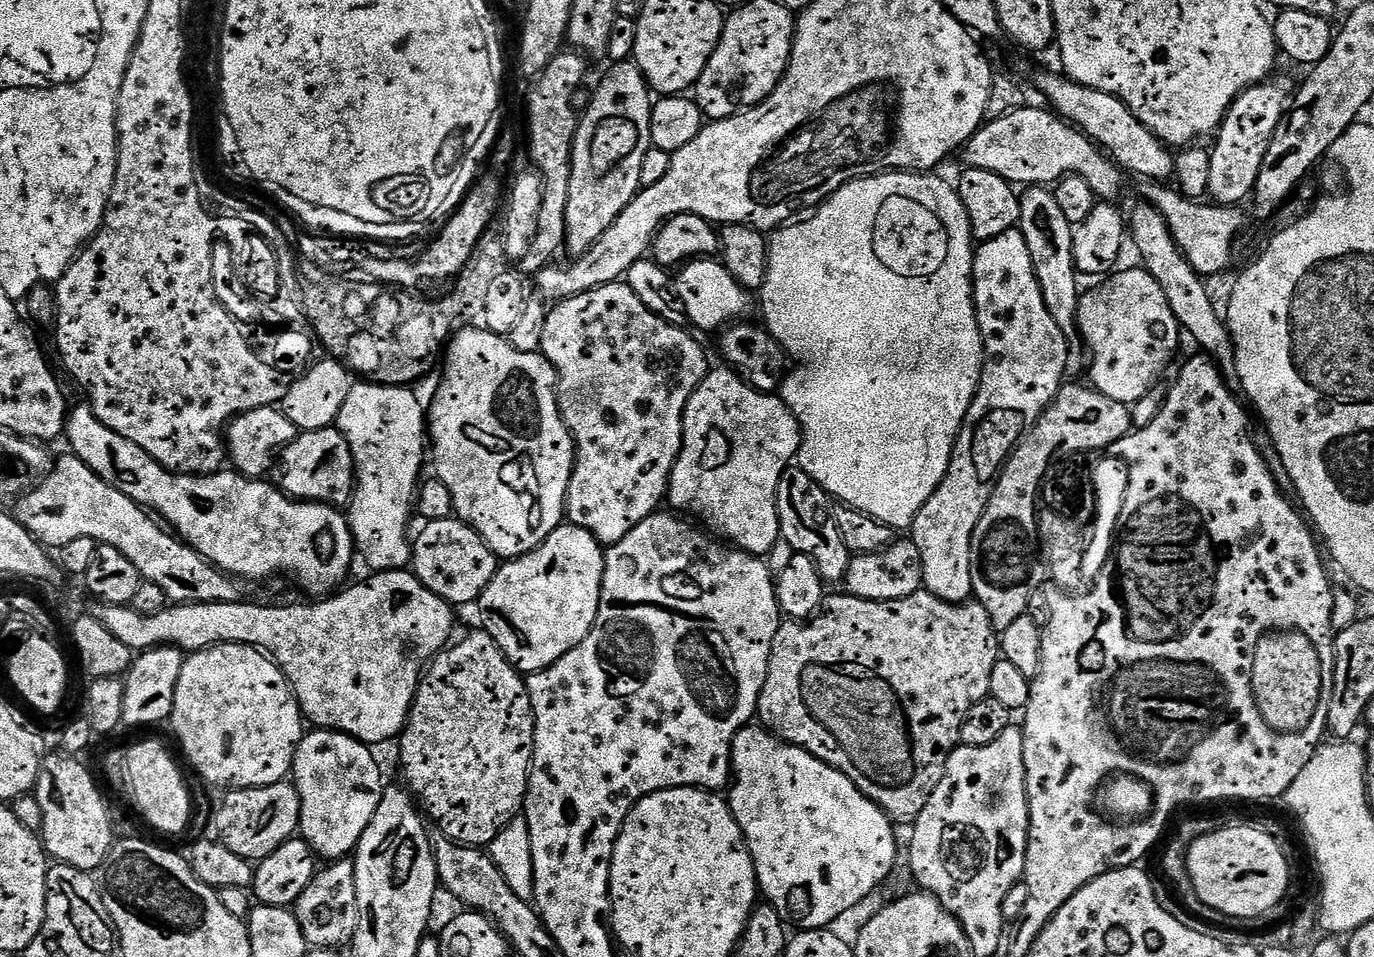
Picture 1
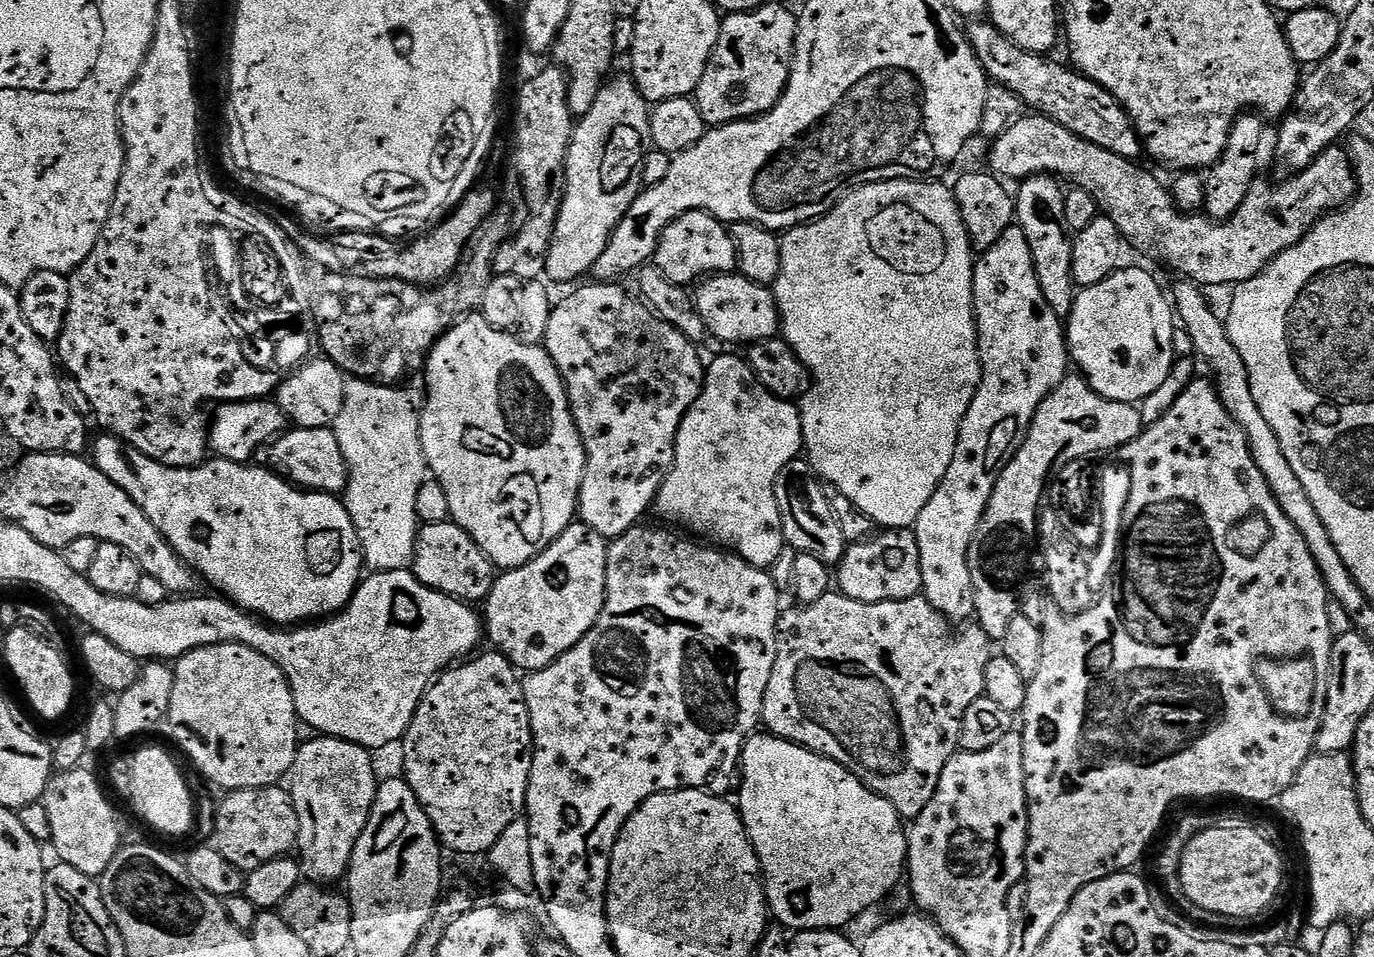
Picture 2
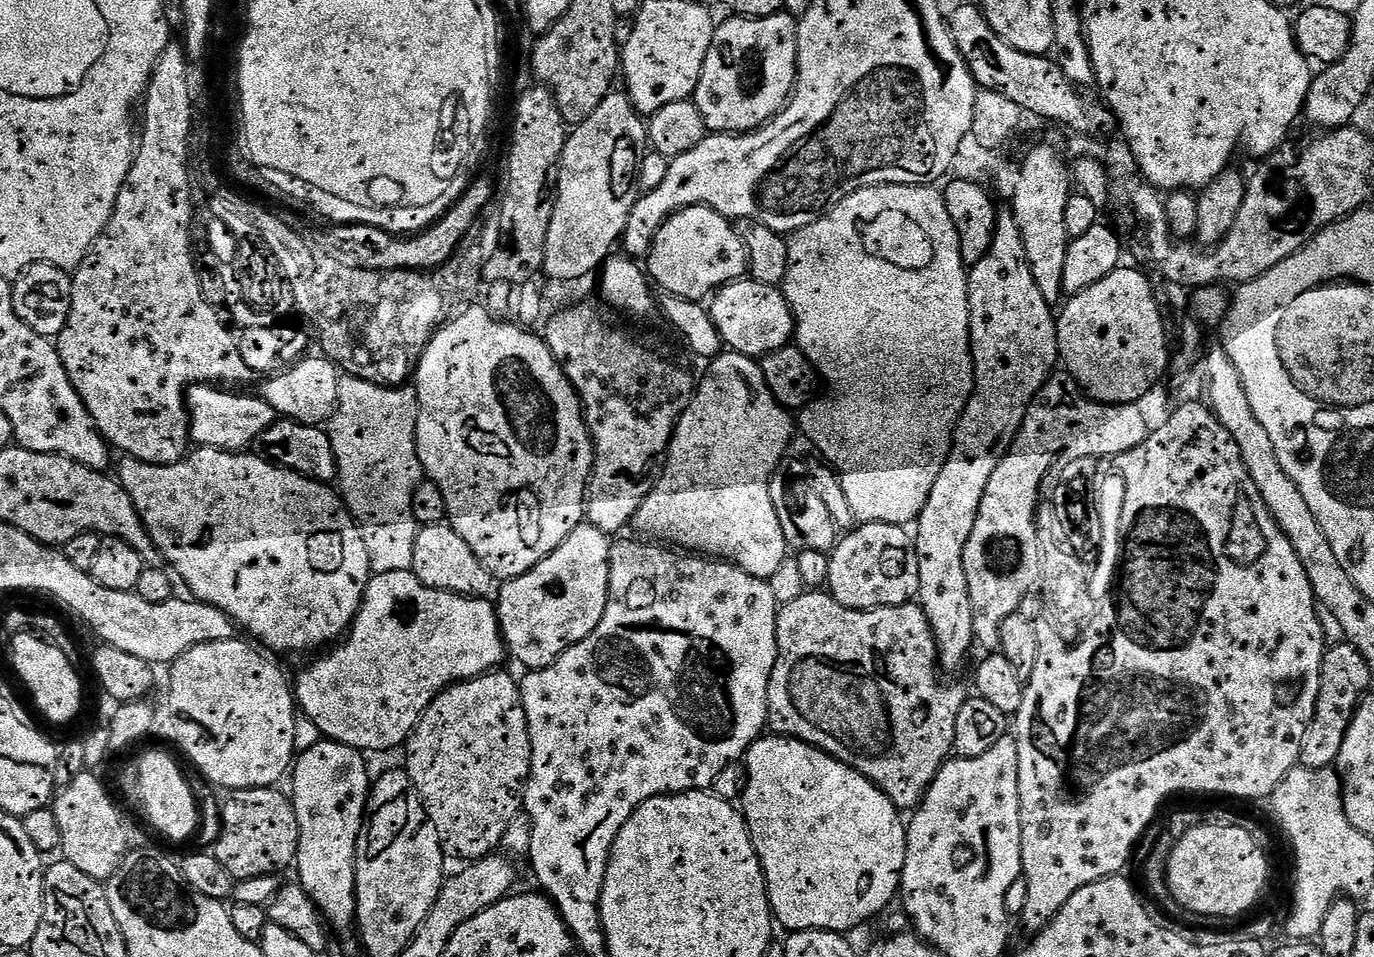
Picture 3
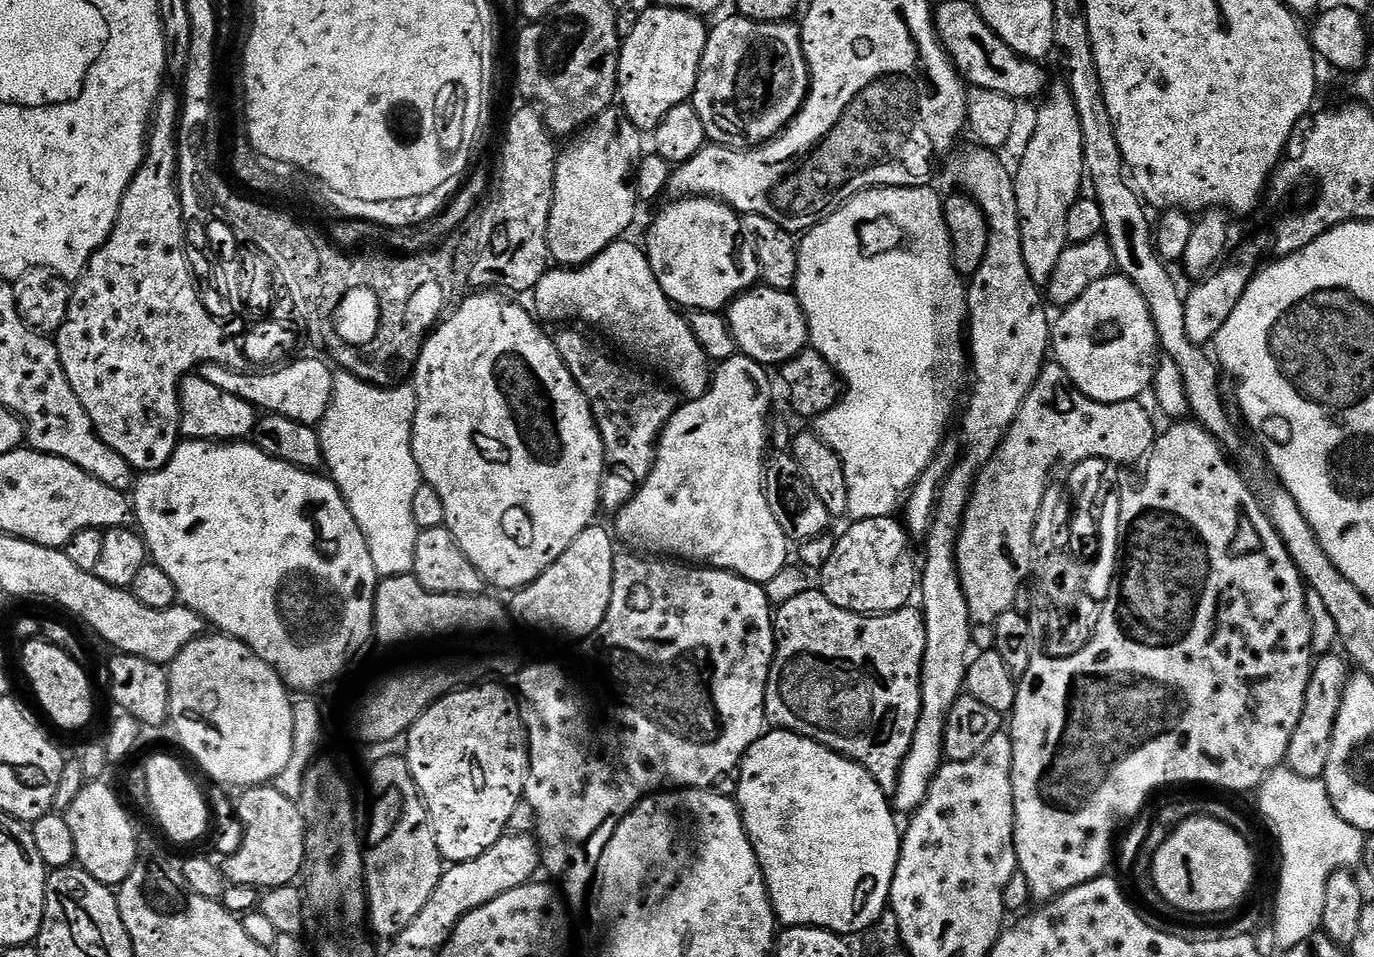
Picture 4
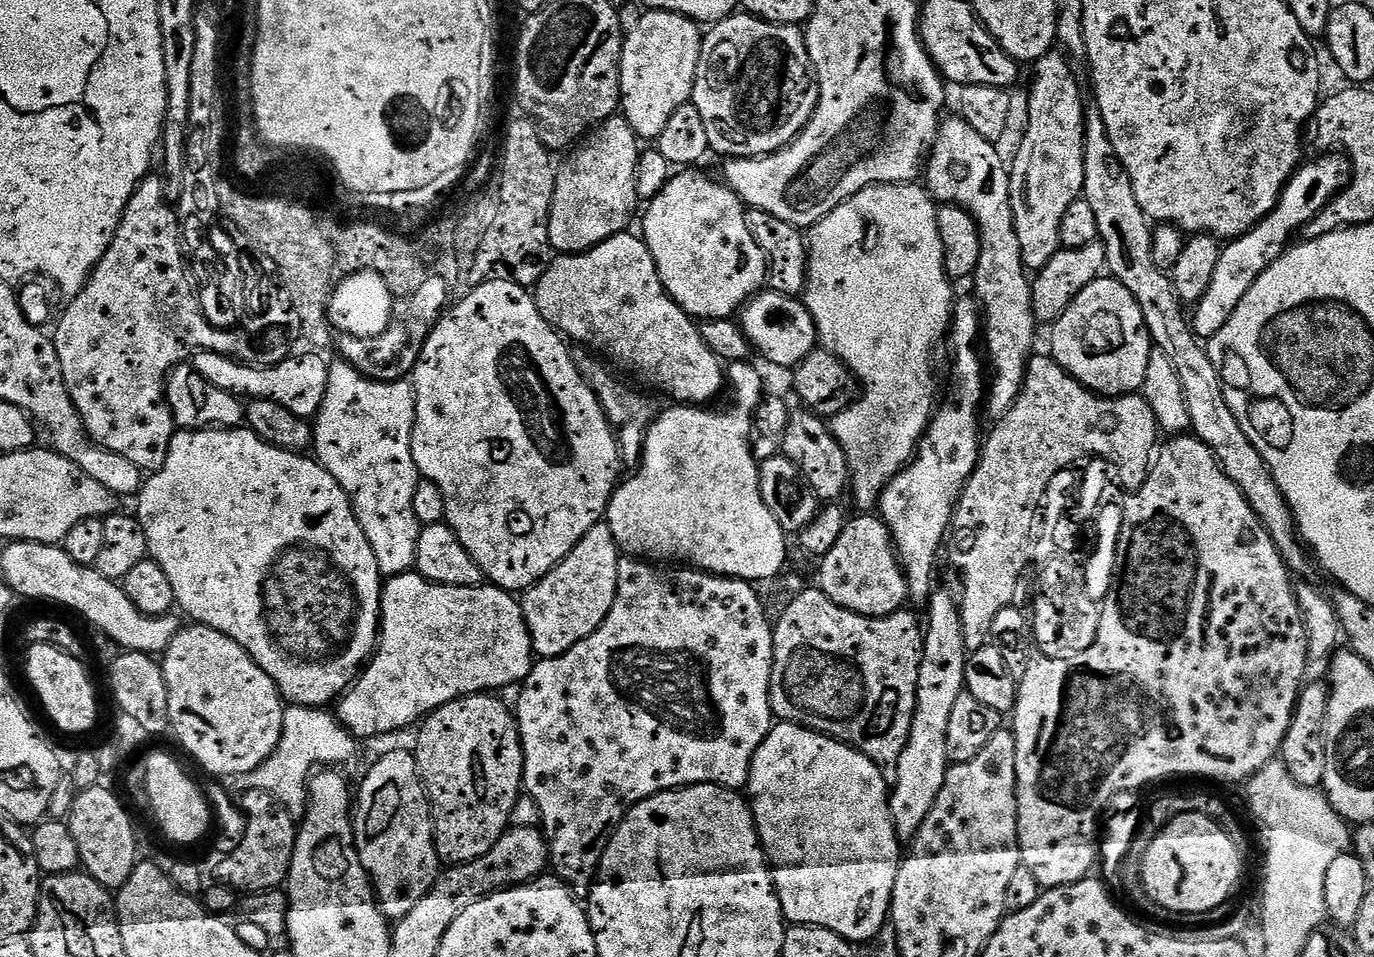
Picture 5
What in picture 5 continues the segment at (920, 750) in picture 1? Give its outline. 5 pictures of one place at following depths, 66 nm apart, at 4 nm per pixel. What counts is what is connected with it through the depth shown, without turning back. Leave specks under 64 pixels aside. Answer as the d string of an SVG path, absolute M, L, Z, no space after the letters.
M818 586L805 587L803 592L793 595L785 606L784 613L774 624L772 637L774 638L774 658L772 659L772 681L770 682L770 694L772 695L772 714L777 721L791 722L793 724L807 725L823 736L829 736L835 740L841 740L851 748L857 748L862 754L866 754L885 774L895 773L902 750L910 738L910 726L916 713L916 691L918 690L918 670L924 657L924 634L922 620L909 610L901 610L889 616L863 616L854 614L838 602L830 602L826 594Z

